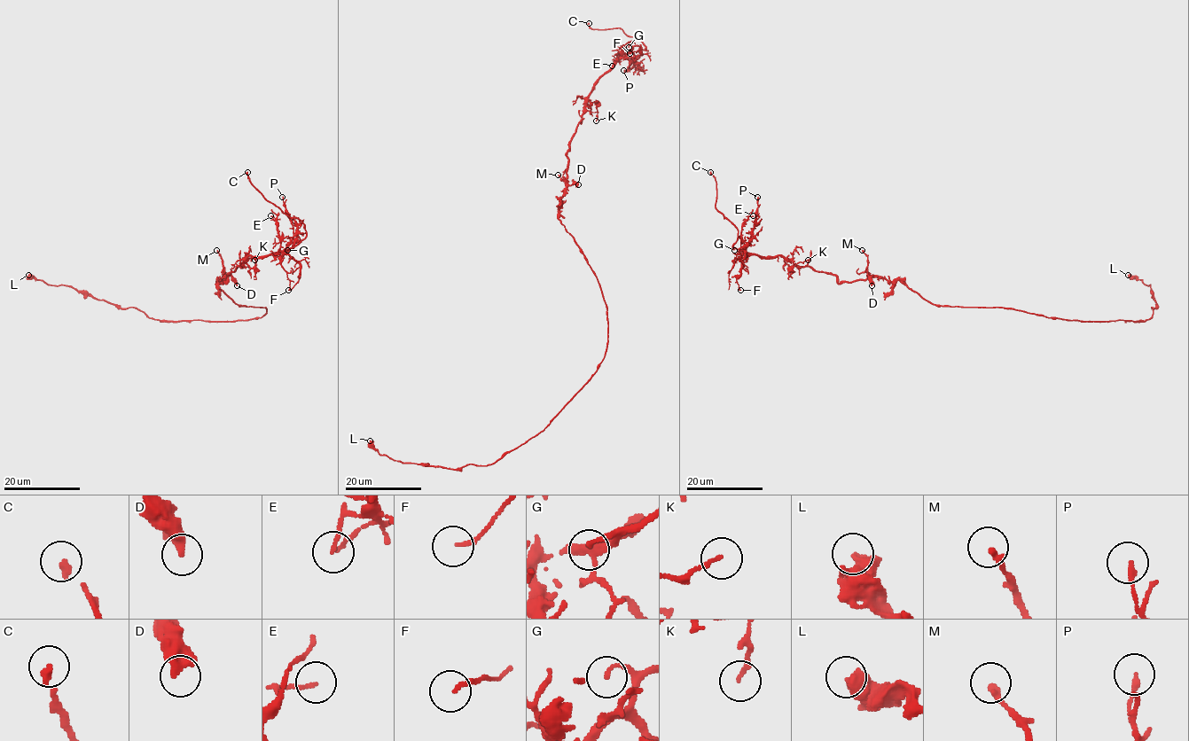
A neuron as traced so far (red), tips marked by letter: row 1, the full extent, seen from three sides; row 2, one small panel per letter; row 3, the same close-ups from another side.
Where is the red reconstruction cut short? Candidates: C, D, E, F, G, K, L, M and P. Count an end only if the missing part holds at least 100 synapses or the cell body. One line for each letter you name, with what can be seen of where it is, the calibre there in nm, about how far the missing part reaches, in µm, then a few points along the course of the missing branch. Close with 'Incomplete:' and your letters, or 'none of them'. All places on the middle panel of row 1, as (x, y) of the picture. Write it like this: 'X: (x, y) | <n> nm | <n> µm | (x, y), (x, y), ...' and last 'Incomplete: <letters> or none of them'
C: (589, 23) | 220 nm | 25 µm
Incomplete: C

